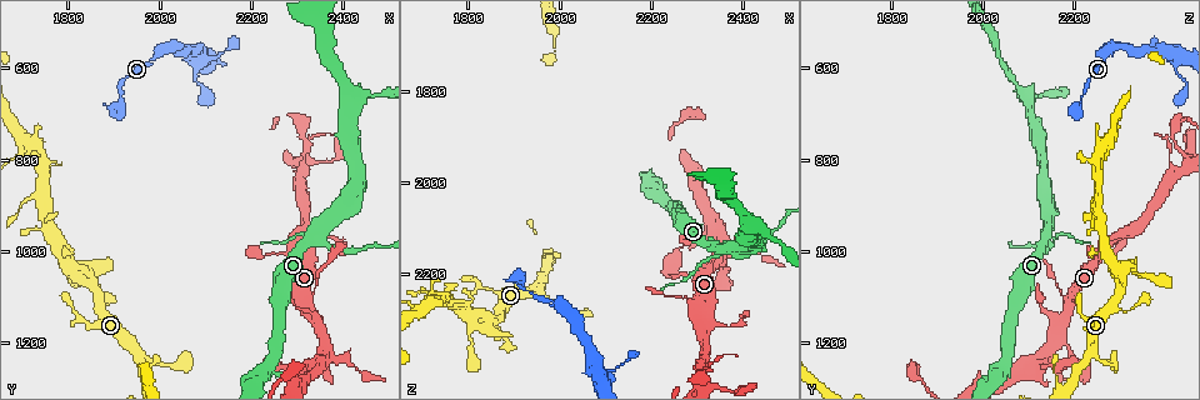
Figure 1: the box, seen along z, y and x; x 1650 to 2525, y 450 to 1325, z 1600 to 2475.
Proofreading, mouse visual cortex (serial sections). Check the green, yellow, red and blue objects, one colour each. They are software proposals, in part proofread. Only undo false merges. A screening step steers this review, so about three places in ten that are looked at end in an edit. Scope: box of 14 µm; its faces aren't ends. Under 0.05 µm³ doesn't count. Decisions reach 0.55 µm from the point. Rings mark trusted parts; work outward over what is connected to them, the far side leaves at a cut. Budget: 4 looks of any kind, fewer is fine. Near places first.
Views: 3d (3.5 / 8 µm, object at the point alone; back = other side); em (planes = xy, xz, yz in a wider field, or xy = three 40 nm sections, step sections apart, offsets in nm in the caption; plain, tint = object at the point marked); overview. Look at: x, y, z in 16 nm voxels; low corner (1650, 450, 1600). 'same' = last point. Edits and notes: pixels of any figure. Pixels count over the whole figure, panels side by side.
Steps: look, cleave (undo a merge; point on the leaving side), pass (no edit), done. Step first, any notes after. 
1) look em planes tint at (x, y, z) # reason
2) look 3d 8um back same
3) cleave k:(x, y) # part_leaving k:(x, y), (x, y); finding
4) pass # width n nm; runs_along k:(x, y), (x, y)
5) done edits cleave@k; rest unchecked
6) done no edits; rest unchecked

look 3d 3.5um at (1815, 1050, 2305) # calibre changes

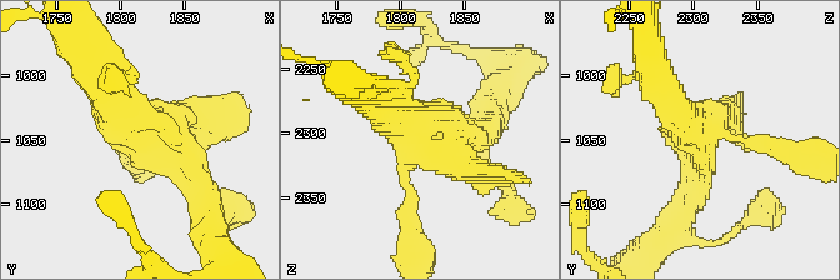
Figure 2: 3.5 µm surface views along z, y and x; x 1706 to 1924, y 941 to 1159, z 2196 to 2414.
look em xy step 2 tint at (1816, 1050, 2308) # need the tissue

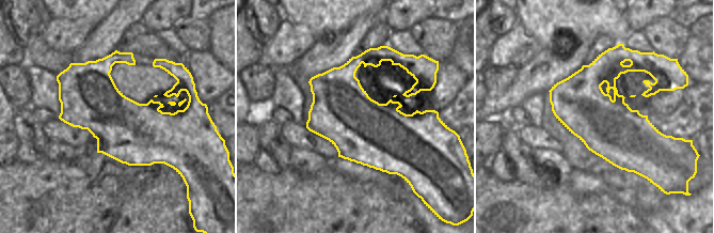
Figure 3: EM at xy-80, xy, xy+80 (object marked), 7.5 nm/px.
pass # runs_along 2:(203, 188), (99, 84); all the same cell

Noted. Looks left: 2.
look 3d 3.5um at (2310, 1000, 2265) # arms run side by side

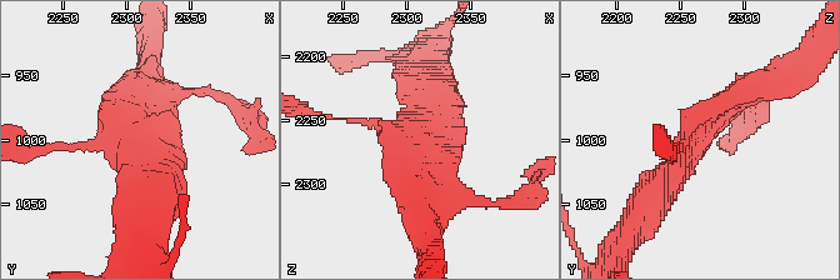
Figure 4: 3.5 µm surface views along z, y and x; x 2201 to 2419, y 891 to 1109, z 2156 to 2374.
look em xy step 2 tint at (2310, 996, 2260) # now the EM

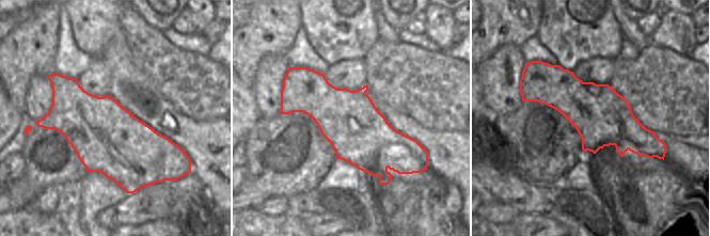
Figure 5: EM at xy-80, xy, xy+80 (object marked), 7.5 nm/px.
pass # runs_along 4:(646, 201), (708, 109), (743, 86); continuous, no second cell

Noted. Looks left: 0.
done no edits; rest unchecked

